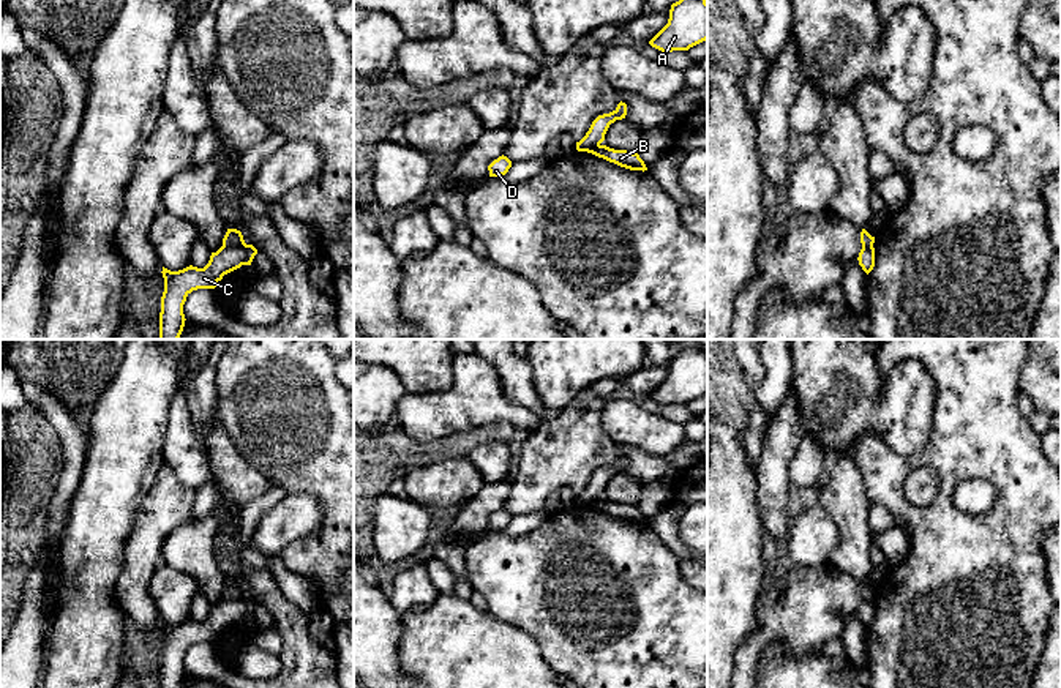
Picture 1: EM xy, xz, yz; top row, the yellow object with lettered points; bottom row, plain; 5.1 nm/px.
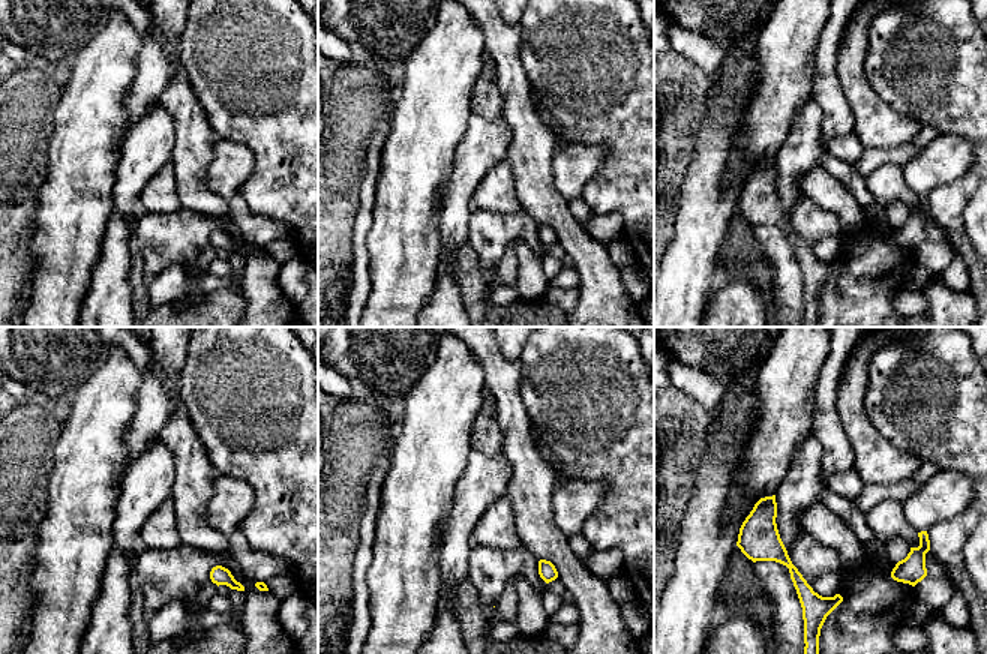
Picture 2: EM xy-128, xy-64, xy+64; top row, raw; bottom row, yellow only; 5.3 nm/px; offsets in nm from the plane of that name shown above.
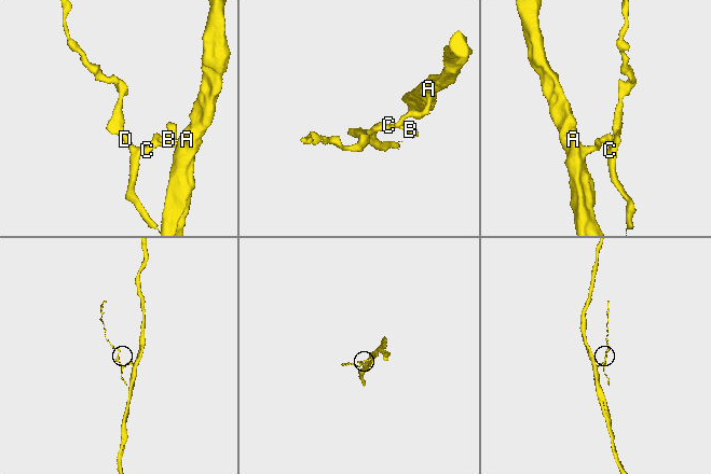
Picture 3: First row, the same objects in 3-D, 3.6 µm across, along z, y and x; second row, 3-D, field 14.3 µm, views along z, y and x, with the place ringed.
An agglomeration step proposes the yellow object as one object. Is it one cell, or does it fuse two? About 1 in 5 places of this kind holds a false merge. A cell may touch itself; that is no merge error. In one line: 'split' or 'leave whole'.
split

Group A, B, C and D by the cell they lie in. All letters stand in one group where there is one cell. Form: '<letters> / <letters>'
A / B C D

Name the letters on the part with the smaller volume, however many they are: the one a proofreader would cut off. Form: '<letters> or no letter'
B, C, D

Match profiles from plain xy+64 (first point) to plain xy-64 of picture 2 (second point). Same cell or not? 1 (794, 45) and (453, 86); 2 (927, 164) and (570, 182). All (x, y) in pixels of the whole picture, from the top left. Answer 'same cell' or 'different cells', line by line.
1: same cell
2: same cell

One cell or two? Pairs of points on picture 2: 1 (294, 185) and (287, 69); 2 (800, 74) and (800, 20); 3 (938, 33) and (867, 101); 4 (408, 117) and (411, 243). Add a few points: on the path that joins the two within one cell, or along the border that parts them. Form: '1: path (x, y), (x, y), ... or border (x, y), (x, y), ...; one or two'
1: path (294, 156), (294, 98); one
2: path (800, 60), (800, 33); one
3: border (863, 60), (869, 86), (903, 114); two
4: path (411, 149), (411, 212); one

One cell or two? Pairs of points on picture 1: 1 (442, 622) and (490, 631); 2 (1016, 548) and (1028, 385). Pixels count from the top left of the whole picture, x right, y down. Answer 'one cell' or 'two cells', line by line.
1: one cell
2: two cells

